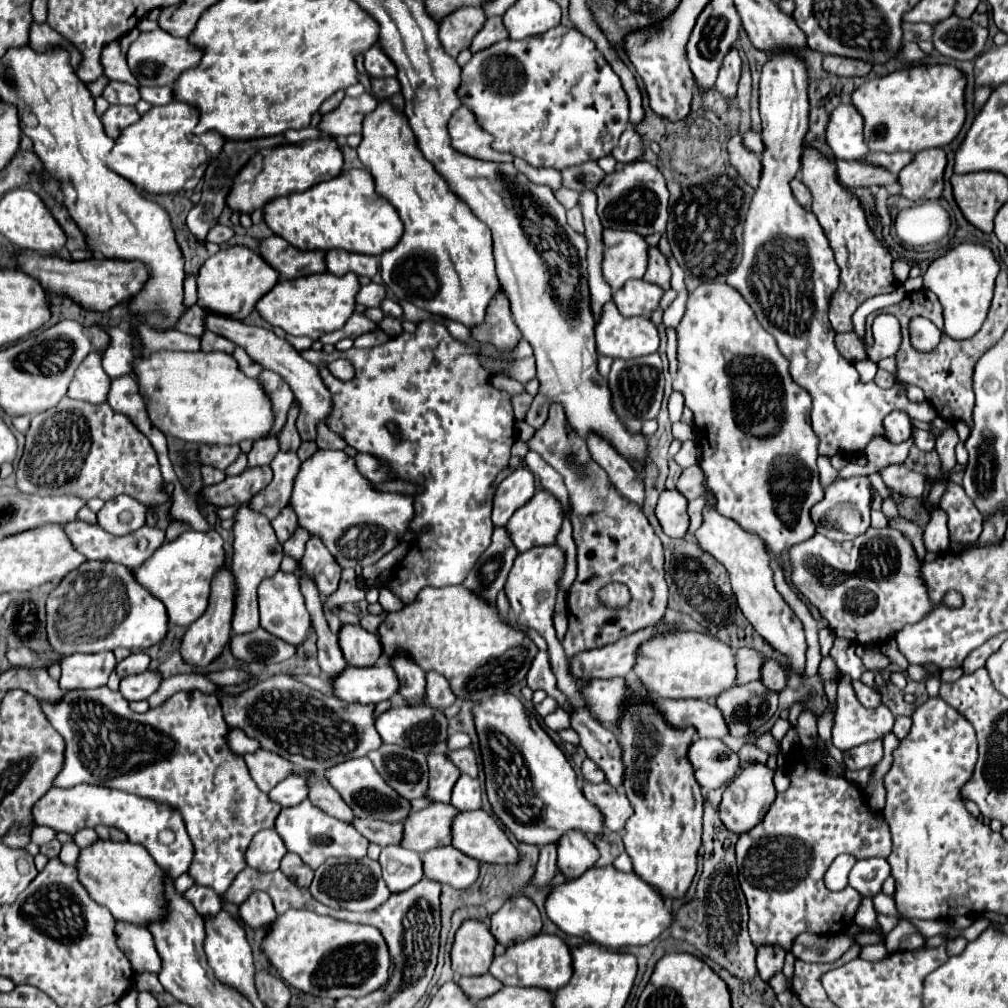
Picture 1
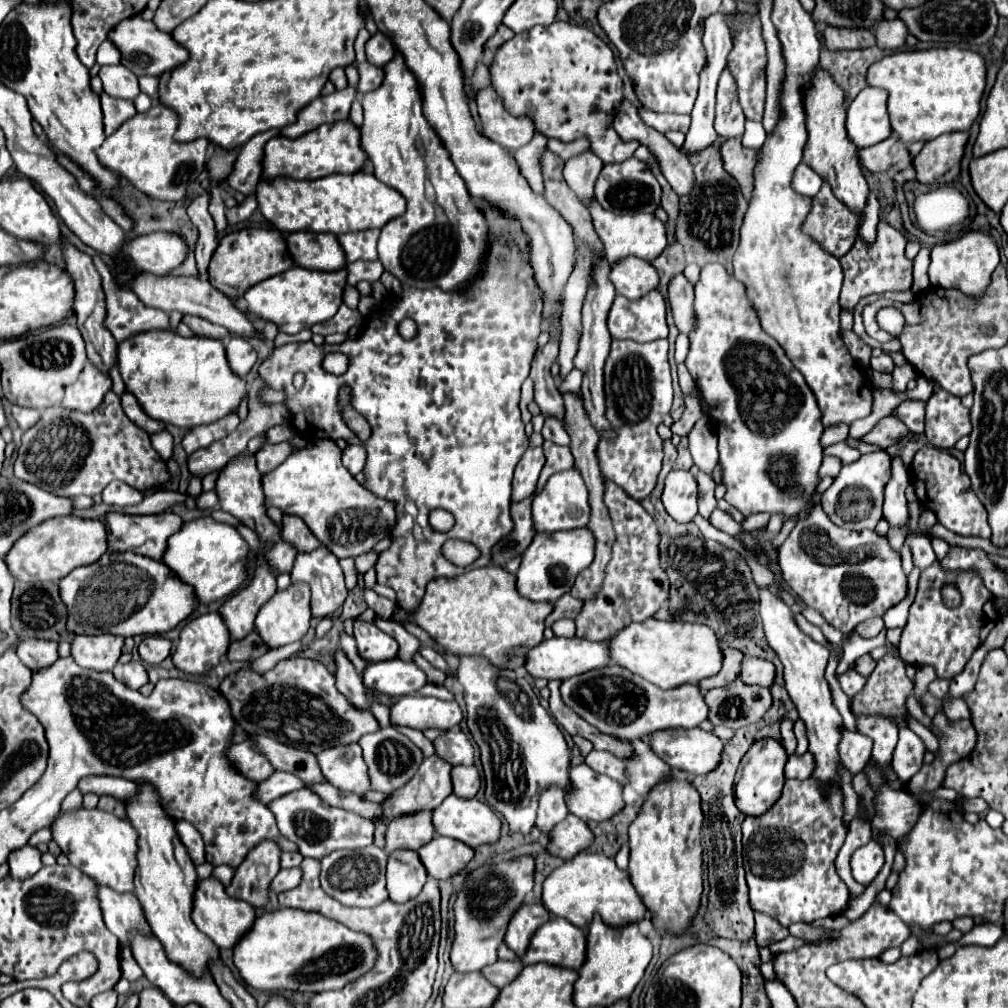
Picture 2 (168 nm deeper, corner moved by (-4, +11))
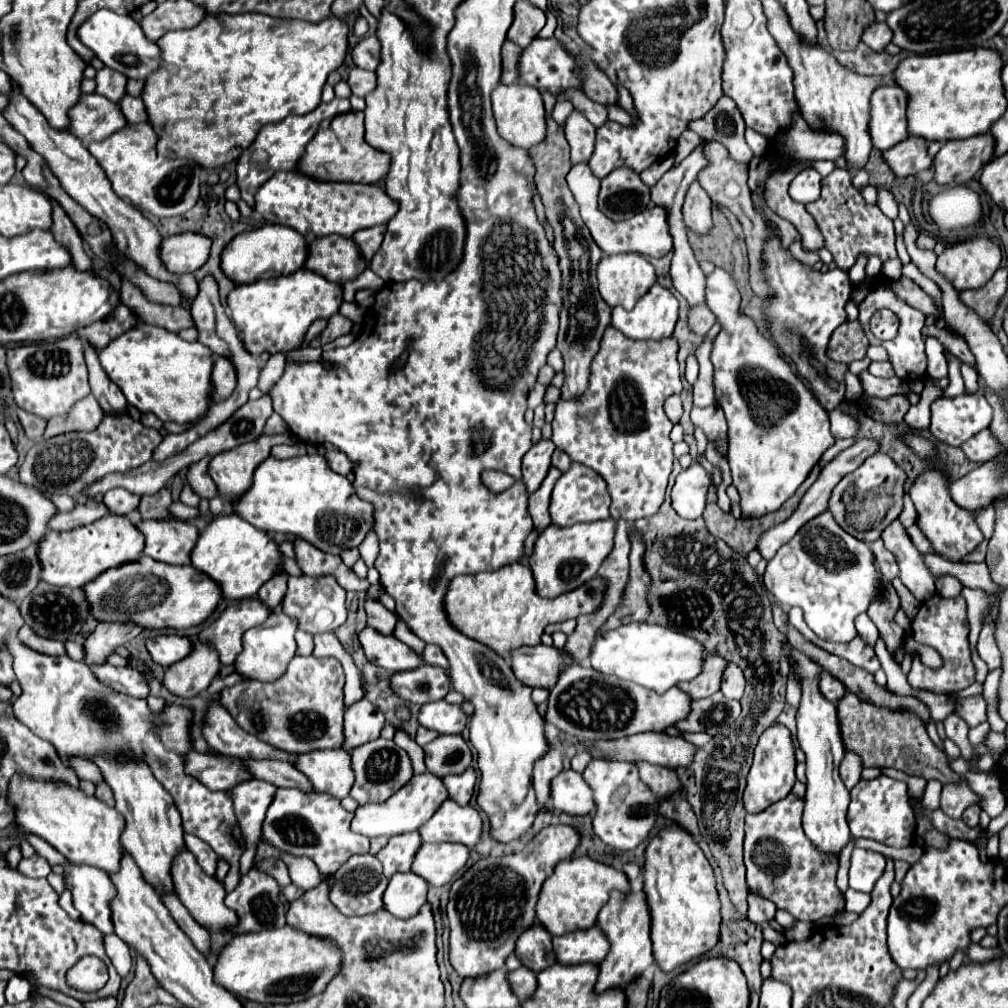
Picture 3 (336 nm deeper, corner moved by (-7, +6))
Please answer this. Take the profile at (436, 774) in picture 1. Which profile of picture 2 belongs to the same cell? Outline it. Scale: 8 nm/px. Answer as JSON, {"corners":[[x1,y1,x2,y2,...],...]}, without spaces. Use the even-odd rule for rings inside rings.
{"corners":[[431,756,421,762,417,776,413,776,413,780,409,780,409,784,405,784,405,788,401,788,401,792,391,792,385,798,385,802,381,804,381,816,377,820,389,822,391,818,397,818,403,814,415,814,421,810,435,810,449,794,451,794,451,764,447,764,445,760,441,760,437,756]]}

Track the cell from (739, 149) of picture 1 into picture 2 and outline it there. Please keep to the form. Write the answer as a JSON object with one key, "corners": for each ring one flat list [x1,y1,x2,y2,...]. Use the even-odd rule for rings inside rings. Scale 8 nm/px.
{"corners":[[733,138,733,140,725,140,719,144,719,154,723,160,725,172,729,172,737,180,745,200,749,200,753,192,755,152,749,148,743,148,741,138]]}

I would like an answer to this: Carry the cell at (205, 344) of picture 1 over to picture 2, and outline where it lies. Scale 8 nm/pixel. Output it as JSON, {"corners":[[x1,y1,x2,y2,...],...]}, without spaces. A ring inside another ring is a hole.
{"corners":[[183,316,183,322,197,334,197,336,207,336,207,338,221,338,225,334,229,334,225,328,209,324,209,320,205,318,197,318,197,316]]}

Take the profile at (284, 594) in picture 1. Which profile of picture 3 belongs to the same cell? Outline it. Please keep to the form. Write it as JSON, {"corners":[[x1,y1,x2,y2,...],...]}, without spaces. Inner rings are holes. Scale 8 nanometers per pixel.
{"corners":[[276,613,270,615,262,625,244,633,244,651,234,663,236,671,242,673,246,679,258,679,258,681,280,679,286,673,286,667,296,653,296,639,294,639,296,629,298,629,296,619,292,619,286,613]]}

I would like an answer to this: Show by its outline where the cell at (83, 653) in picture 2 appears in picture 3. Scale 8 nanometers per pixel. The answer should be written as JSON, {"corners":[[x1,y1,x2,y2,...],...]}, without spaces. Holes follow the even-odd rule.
{"corners":[[98,625,84,643,84,663,104,665,106,659,116,653,118,647,134,639,142,629,138,625]]}

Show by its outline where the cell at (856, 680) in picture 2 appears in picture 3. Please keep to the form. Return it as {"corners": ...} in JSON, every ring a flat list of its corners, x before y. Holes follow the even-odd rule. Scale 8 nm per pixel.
{"corners":[[824,673,822,681,820,681,820,691,824,693,824,697,828,697,828,701,840,701,840,697,846,695,846,685,842,681,838,681,836,677,832,677,830,673]]}

